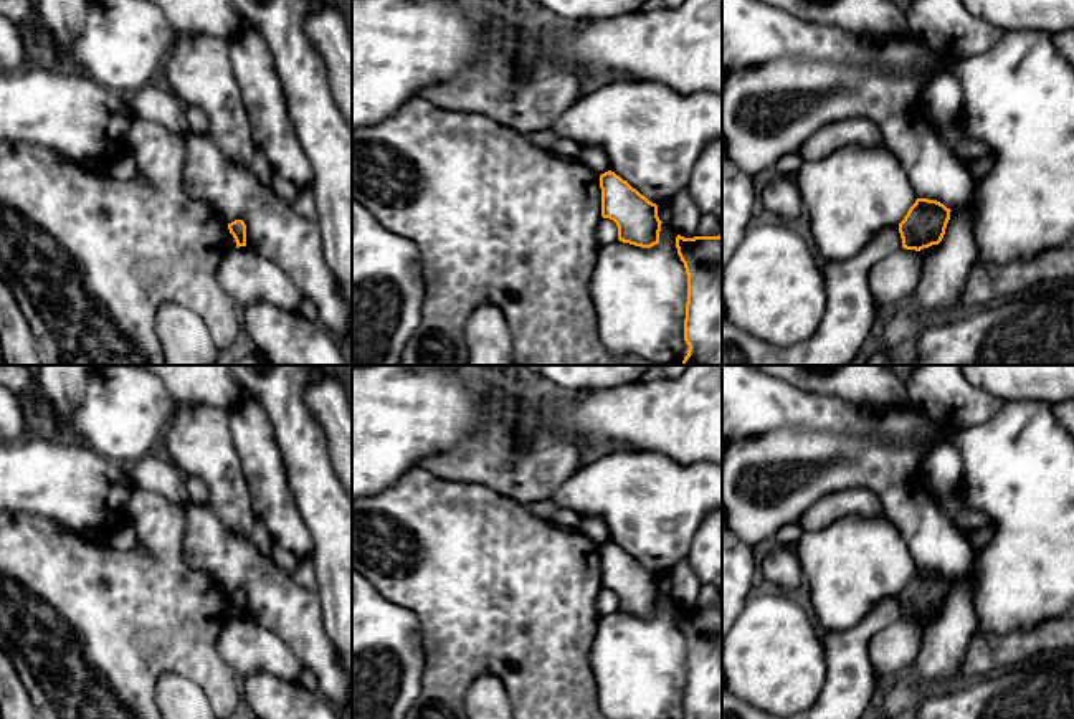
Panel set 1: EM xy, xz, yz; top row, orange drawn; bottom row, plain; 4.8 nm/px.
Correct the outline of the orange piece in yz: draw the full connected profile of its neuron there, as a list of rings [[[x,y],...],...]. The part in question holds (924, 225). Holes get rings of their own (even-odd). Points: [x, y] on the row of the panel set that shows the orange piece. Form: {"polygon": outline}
{"polygon": [[[917,198],[899,223],[902,248],[920,251],[939,245],[945,235],[950,212],[937,200]]]}

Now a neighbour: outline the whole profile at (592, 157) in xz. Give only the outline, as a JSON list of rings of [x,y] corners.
[[[583,145],[578,154],[578,160],[590,170],[596,174],[605,174],[610,170],[610,162],[606,154],[593,145]]]

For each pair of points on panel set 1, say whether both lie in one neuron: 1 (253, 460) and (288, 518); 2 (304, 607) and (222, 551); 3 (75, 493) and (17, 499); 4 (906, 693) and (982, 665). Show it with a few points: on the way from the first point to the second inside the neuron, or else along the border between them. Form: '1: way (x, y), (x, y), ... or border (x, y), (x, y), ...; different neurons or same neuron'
1: way (265, 475), (273, 503); same neuron
2: way (285, 605), (242, 566); same neuron
3: way (60, 493), (32, 493); same neuron
4: way (924, 690), (945, 686), (964, 675); same neuron

